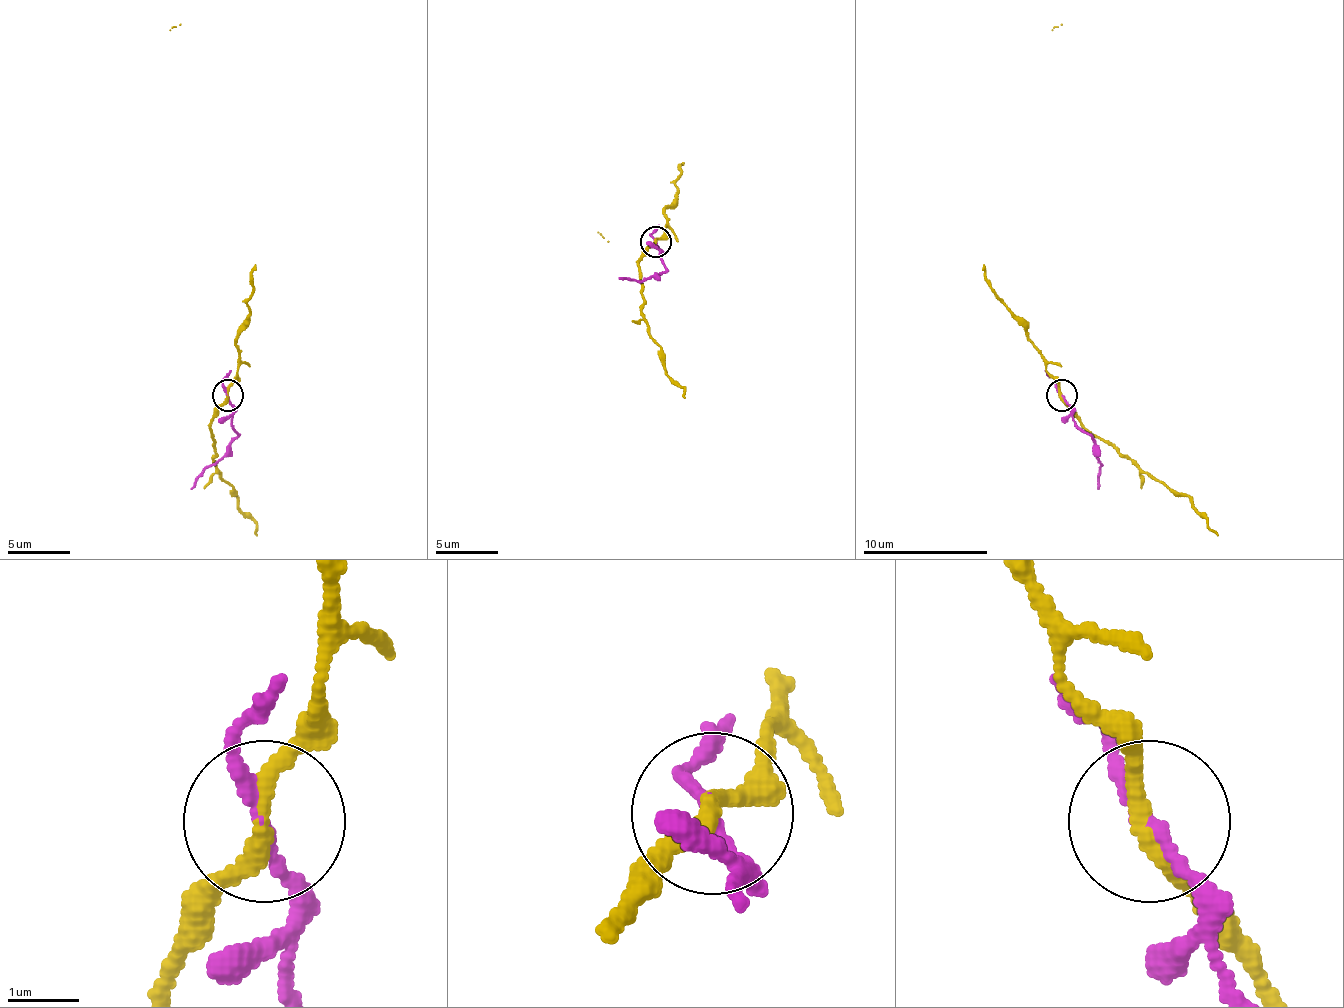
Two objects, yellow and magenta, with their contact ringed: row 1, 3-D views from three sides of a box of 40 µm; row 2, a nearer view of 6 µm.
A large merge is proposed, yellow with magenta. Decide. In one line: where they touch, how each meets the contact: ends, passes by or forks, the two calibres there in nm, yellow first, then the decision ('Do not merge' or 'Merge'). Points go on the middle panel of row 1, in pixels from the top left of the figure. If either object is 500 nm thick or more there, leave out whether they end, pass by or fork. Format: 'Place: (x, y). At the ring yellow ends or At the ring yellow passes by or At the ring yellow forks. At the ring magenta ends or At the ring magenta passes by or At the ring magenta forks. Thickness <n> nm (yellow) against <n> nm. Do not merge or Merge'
Place: (656, 241). At the ring yellow passes by. At the ring magenta passes by. Thickness 240 nm (yellow) against 160 nm. Do not merge

